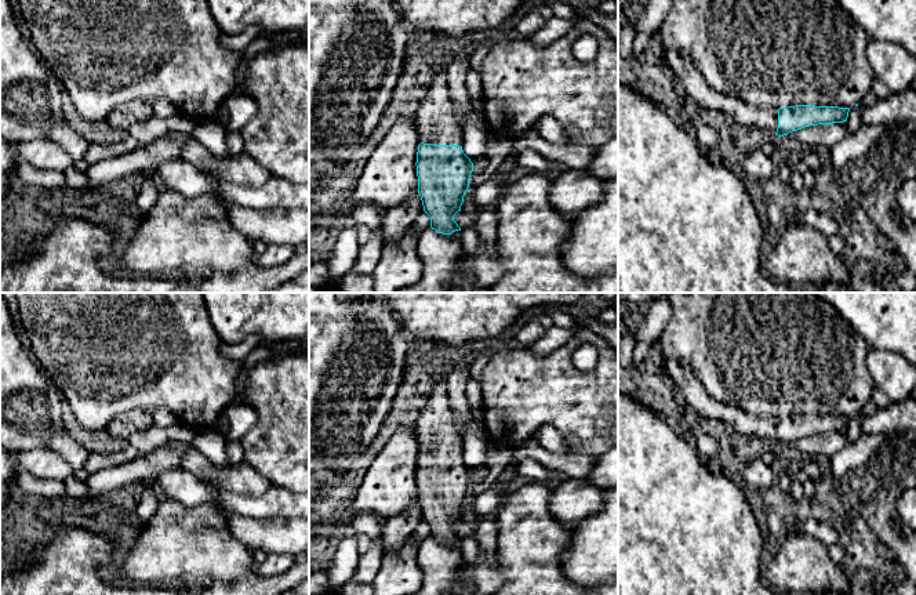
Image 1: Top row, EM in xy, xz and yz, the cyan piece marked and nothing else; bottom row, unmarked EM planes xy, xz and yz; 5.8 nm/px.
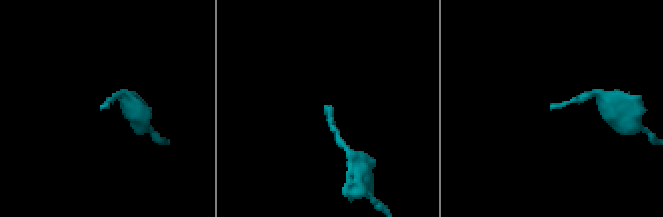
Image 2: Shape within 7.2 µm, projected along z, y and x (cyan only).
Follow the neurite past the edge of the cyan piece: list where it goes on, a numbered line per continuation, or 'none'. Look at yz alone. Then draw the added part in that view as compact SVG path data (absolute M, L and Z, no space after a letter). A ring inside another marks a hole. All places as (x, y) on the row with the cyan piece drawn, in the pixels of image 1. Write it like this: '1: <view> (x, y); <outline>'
1: yz (711, 102); M664 46L662 55L680 80L687 98L704 116L719 117L727 115L735 123L746 128L759 127L767 134L775 134L778 128L778 109L752 106L741 98L727 97L713 90L701 75L699 69L675 50Z

